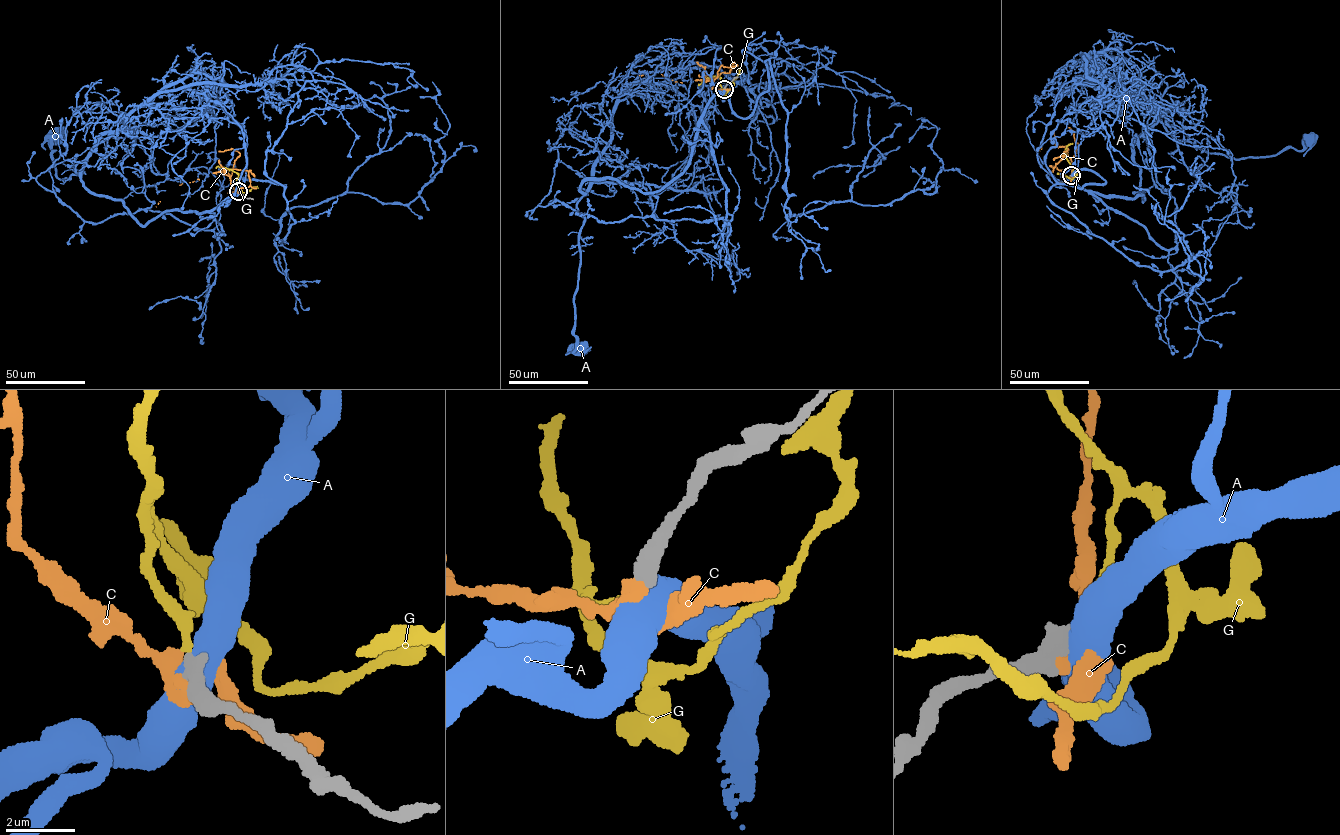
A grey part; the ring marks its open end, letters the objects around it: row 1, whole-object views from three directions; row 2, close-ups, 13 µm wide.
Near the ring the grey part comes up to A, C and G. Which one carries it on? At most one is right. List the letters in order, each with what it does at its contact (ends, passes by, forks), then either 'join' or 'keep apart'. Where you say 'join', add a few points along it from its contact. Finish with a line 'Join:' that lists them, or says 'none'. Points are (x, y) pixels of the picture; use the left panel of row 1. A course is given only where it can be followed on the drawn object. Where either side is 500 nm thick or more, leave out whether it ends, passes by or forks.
A: keep apart
C: keep apart
G: it ends there; join; it runs (238, 191), (238, 175), (228, 169), (216, 168)
Join: G

